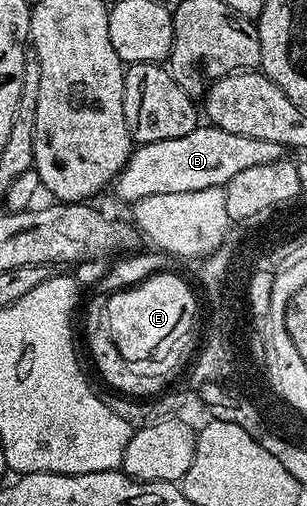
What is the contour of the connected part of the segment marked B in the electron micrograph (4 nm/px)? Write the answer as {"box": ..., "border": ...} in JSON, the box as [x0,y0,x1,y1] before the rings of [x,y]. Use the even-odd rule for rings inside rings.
{"box":[111,124,286,204],"border":[[[199,124],[187,132],[187,136],[178,136],[176,140],[140,143],[129,155],[111,190],[126,204],[132,204],[147,196],[167,192],[199,192],[203,188],[216,186],[224,188],[246,168],[259,168],[259,164],[282,161],[286,154],[283,143],[227,132],[212,124]]]}

